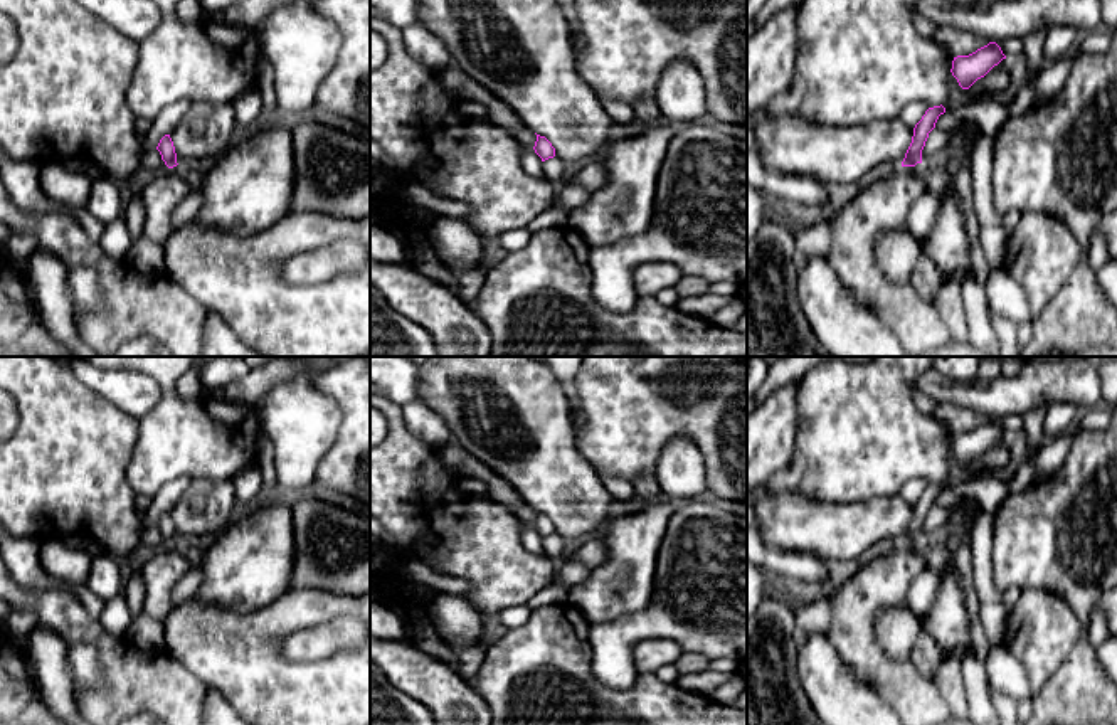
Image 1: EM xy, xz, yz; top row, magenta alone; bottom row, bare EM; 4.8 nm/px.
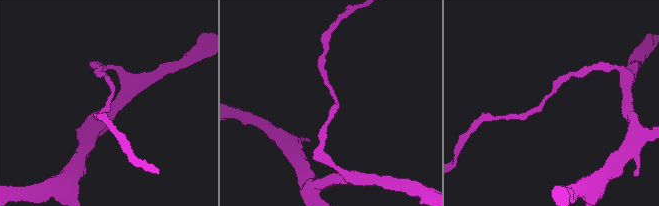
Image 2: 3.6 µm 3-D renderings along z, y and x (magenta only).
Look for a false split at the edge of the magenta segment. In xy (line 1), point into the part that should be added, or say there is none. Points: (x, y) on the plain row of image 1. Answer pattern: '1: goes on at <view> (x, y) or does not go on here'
1: does not go on here

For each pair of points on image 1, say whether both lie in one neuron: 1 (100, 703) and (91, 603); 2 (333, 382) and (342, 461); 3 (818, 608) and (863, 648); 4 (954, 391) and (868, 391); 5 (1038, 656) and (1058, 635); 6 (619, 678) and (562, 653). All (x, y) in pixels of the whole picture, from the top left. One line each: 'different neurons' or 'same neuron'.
1: different neurons
2: same neuron
3: different neurons
4: different neurons
5: same neuron
6: different neurons

